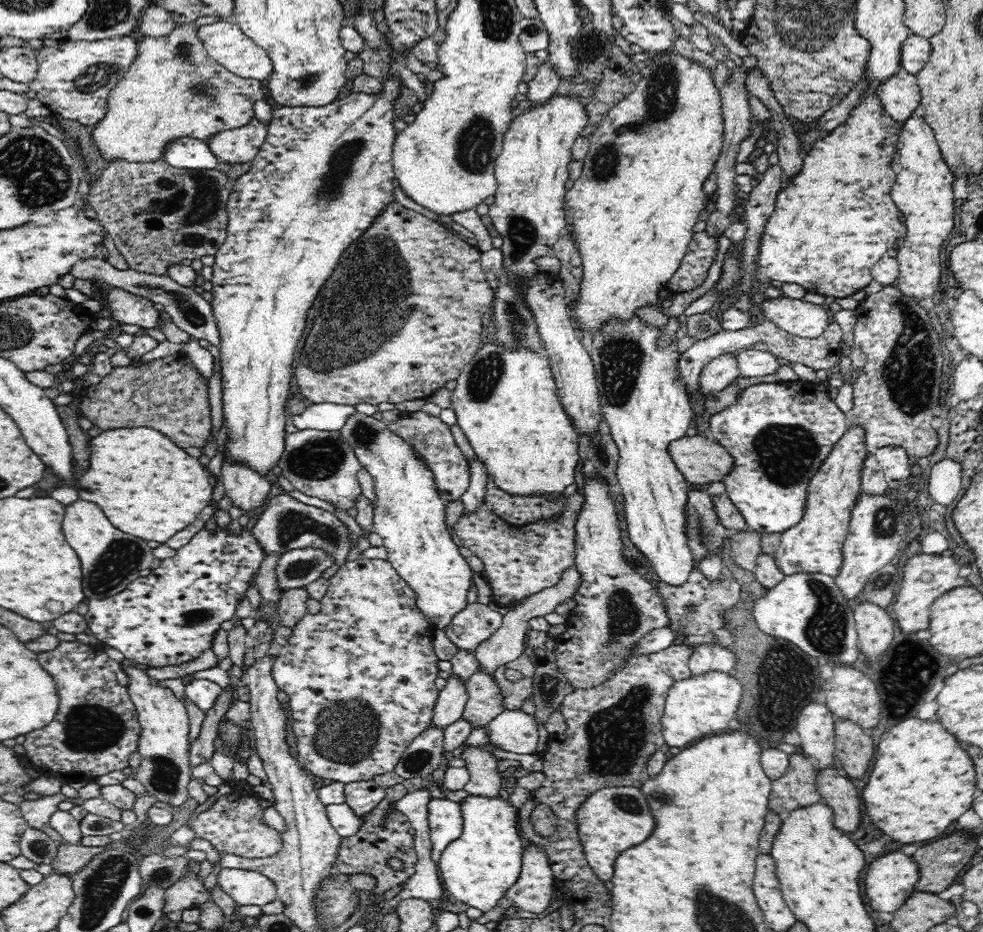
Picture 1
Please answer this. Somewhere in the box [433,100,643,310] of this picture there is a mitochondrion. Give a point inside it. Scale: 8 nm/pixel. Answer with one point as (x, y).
(474, 144)

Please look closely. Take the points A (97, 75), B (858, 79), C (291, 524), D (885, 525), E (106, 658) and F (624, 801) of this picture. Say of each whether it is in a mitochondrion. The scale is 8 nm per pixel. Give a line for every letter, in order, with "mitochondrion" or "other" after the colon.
A: mitochondrion
B: other
C: mitochondrion
D: mitochondrion
E: other
F: mitochondrion

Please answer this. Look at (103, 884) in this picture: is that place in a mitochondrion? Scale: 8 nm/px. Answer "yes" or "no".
yes

